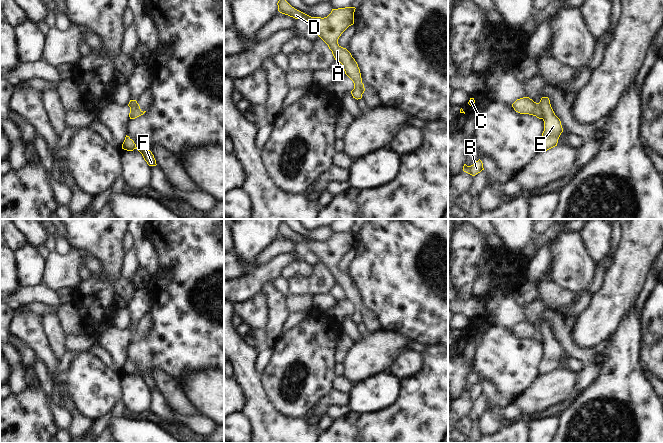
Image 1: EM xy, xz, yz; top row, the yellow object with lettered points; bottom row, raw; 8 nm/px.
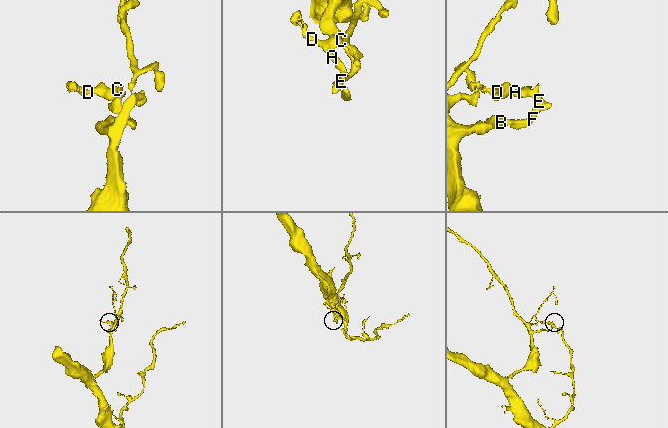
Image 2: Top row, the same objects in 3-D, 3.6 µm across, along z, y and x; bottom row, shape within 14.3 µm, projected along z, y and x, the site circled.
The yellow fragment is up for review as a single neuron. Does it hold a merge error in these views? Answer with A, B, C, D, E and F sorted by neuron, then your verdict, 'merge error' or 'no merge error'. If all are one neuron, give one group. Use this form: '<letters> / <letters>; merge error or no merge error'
A C D / B E F; merge error

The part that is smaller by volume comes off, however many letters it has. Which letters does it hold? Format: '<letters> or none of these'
A, C, D

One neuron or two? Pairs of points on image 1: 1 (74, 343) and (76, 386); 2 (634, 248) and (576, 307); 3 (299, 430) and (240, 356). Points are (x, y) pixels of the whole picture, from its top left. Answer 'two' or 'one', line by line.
1: two
2: two
3: one

